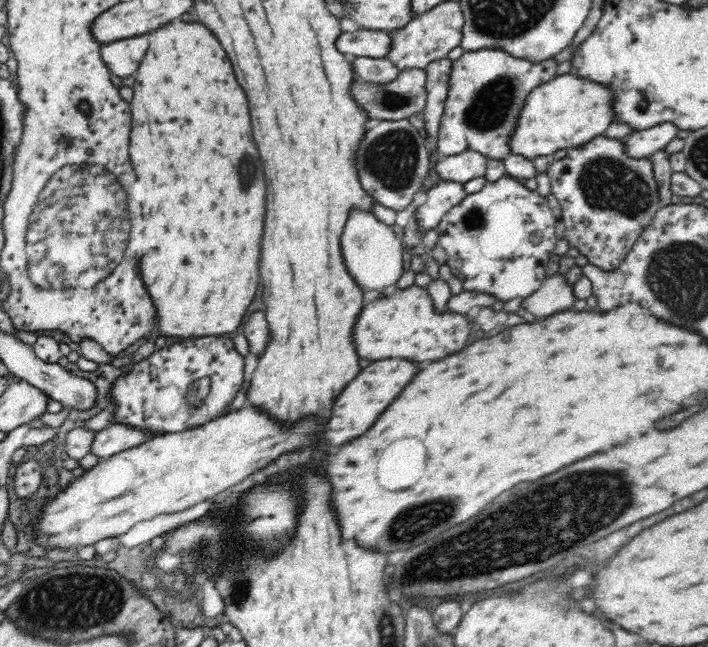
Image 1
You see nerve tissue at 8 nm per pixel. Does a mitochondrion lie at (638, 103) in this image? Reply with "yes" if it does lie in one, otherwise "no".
no

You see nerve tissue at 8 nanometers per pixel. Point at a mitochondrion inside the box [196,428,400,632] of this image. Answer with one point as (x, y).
(238, 575)

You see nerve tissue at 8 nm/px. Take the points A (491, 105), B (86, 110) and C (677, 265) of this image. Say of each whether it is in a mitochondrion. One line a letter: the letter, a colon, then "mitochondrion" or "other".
A: mitochondrion
B: other
C: mitochondrion

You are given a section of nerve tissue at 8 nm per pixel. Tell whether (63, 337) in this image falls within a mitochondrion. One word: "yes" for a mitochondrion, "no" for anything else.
no

